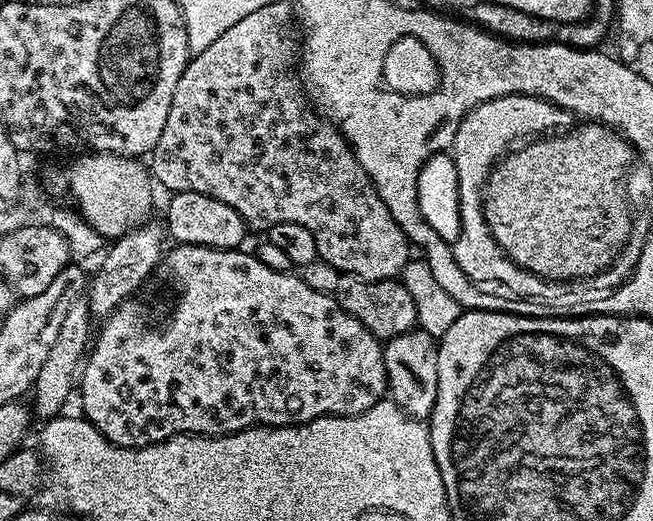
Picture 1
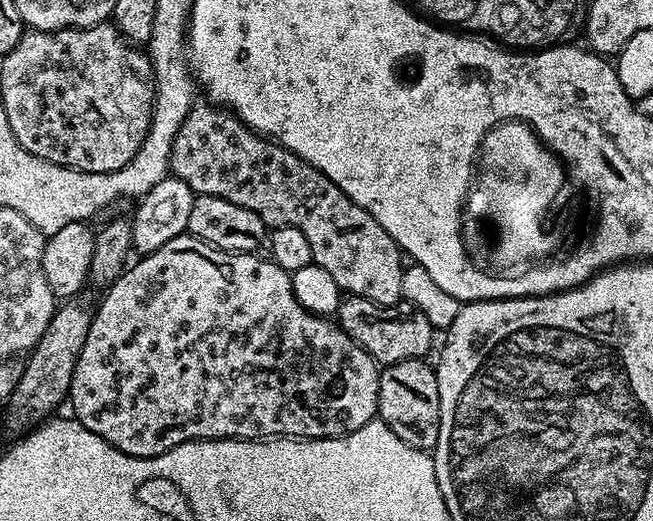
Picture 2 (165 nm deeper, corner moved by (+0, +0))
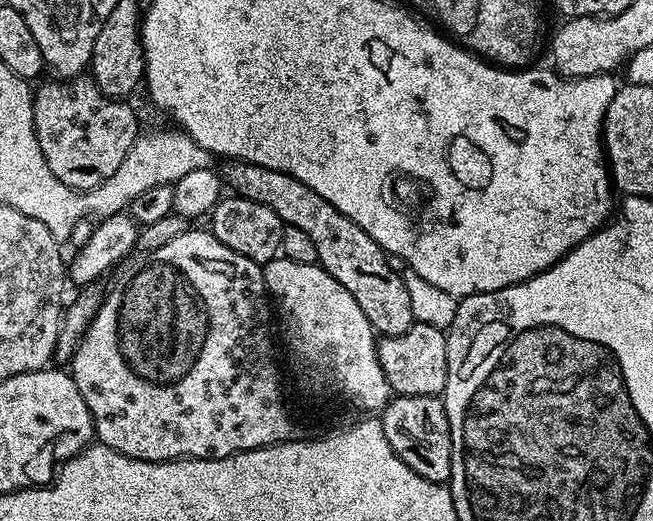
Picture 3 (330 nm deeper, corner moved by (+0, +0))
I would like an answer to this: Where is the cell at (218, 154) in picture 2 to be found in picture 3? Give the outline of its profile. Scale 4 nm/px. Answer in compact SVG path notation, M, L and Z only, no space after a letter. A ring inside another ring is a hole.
M228 162L223 165L222 180L228 184L233 193L238 196L250 198L250 202L262 202L262 206L270 206L274 214L290 226L298 226L298 230L303 230L310 237L316 249L320 267L325 268L362 306L362 314L372 323L373 329L381 337L397 336L410 330L412 325L412 311L410 310L410 294L406 294L404 277L398 271L392 269L393 261L358 222L346 218L322 194L314 194L306 182L298 182L285 172L263 168L257 164L245 164L243 162Z

